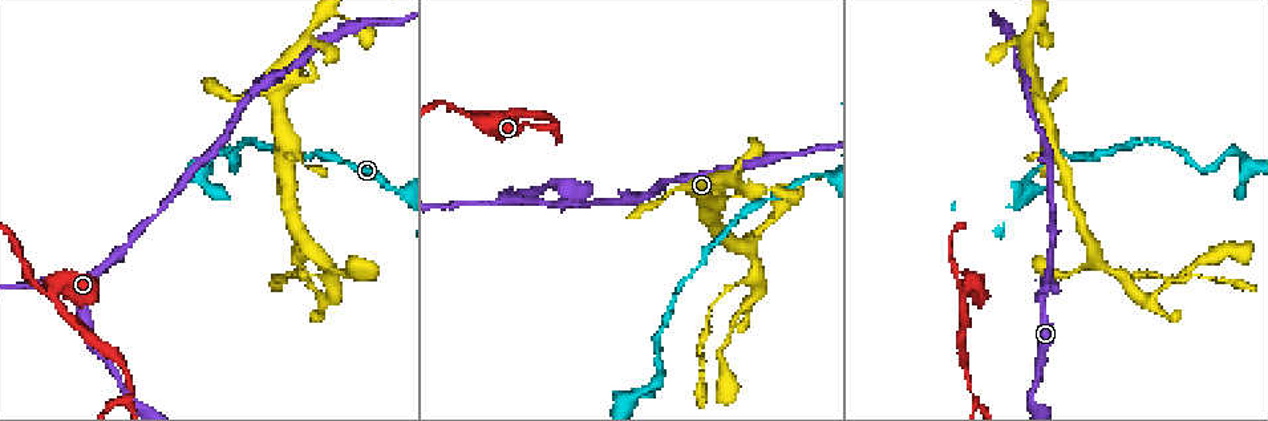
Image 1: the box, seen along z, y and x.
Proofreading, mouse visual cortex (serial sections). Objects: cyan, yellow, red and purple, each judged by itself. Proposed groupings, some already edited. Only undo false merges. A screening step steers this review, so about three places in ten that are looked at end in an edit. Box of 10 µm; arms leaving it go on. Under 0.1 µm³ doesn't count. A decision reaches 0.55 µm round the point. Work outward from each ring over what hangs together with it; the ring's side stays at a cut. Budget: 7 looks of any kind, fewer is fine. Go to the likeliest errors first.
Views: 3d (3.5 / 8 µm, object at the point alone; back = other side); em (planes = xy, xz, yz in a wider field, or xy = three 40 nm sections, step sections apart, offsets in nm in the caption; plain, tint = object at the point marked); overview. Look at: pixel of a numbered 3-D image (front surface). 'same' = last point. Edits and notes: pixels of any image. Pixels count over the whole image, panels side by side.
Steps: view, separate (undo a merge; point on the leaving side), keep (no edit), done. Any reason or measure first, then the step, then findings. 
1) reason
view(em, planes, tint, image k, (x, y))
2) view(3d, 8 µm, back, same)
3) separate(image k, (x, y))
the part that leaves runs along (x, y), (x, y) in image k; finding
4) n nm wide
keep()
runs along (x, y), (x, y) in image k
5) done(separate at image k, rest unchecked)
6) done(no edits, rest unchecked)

view(3d, 3.5 µm, image 1, (1042, 287))

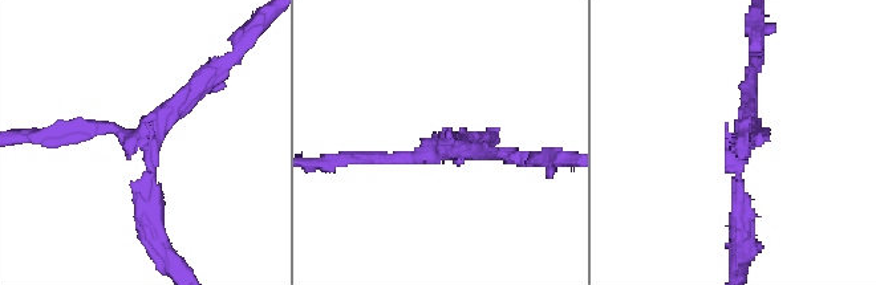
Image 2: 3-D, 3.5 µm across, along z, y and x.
3 arms; arms of 150, 200, 250 nm
view(em, xy, step 5, tint, image 2, (153, 146))

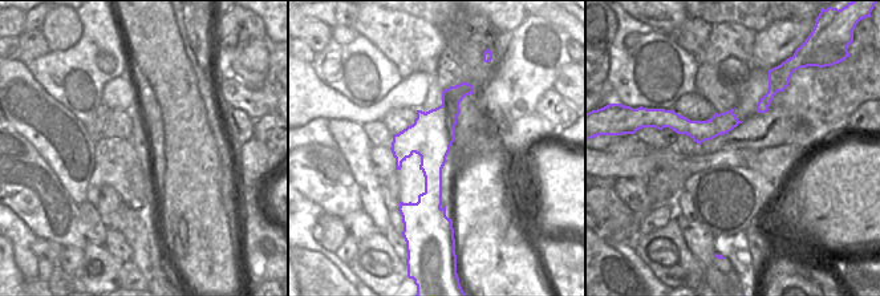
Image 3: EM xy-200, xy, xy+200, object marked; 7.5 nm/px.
keep()
runs along (463, 85), (433, 132), (426, 218) in image 3; continuous, no second cell

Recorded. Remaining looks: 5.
sudden change in width
view(3d, 3.5 µm, image 1, (466, 114))

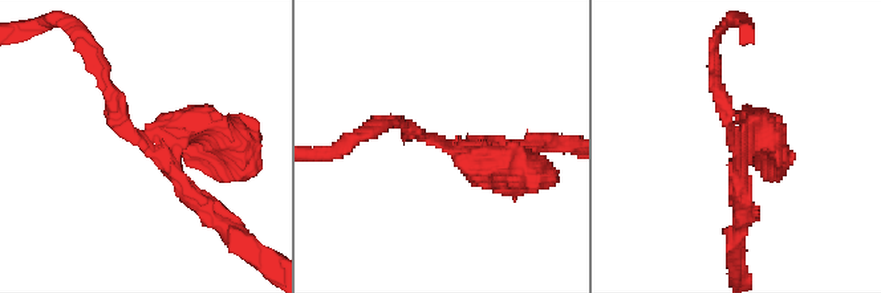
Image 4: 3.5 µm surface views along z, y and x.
3 arms; arms of 200, 200, 350 nm
view(em, xy, step 2, tint, image 4, (146, 140))

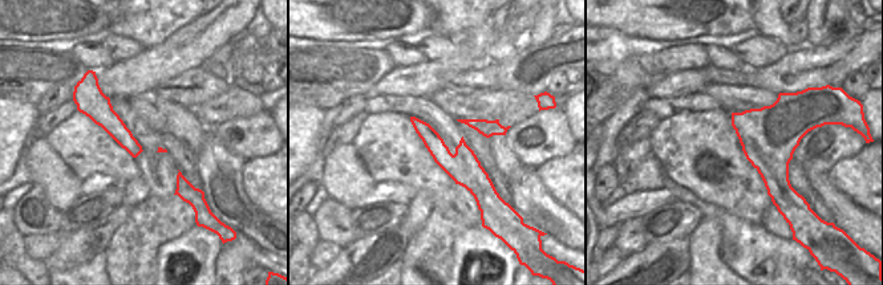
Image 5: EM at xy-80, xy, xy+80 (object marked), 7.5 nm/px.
keep()
runs along (219, 131), (133, 135), (101, 70) in image 4; all the same cell

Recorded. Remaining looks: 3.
three-way junction
view(3d, 3.5 µm, back, image 1, (971, 392))

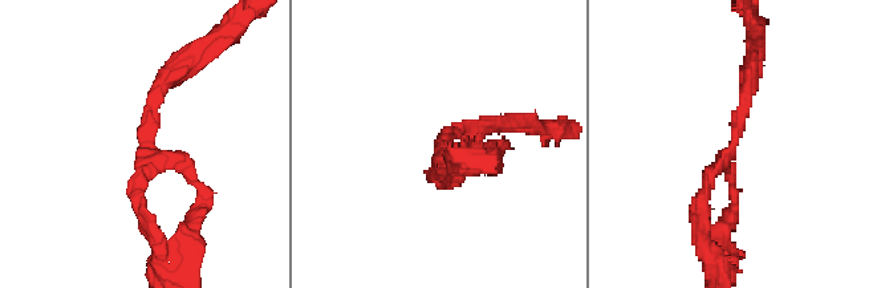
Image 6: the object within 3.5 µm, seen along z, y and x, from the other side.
3 arms; arms of 150, 150, 200 nm
keep()
runs along (750, 65), (723, 158), (733, 191) in image 6; one cell here

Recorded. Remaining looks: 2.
done(no edits, rest unchecked)

